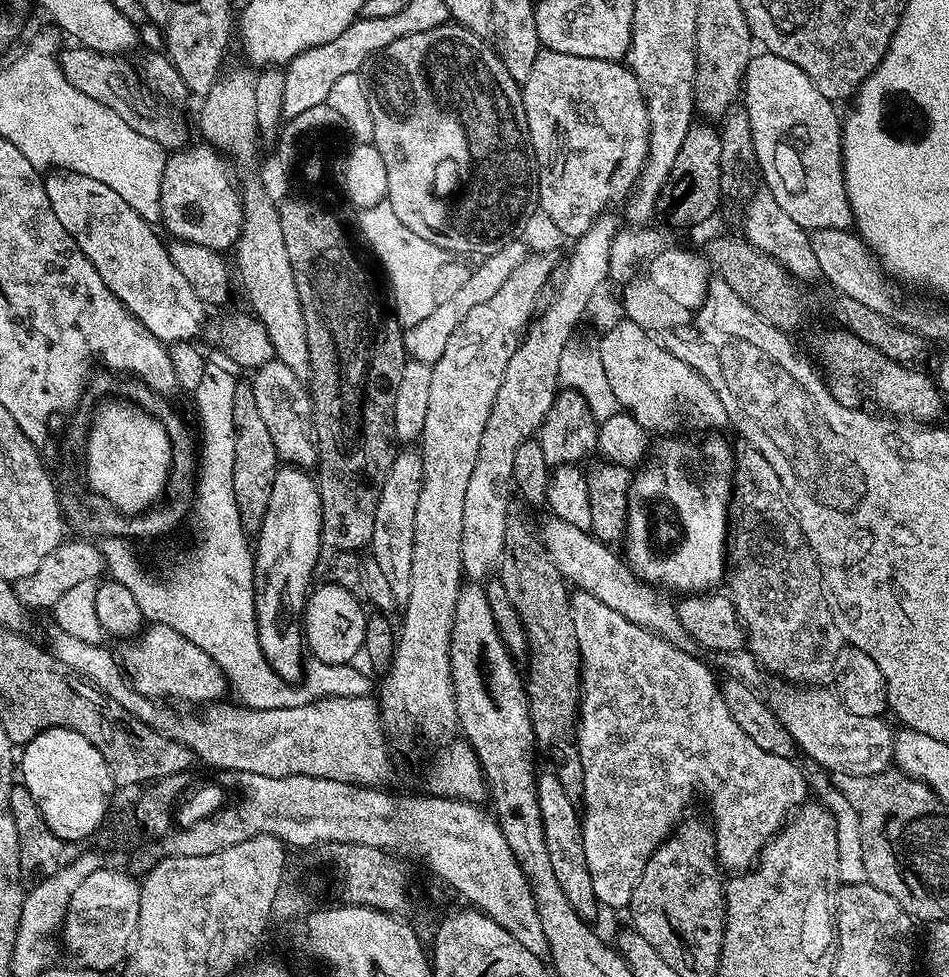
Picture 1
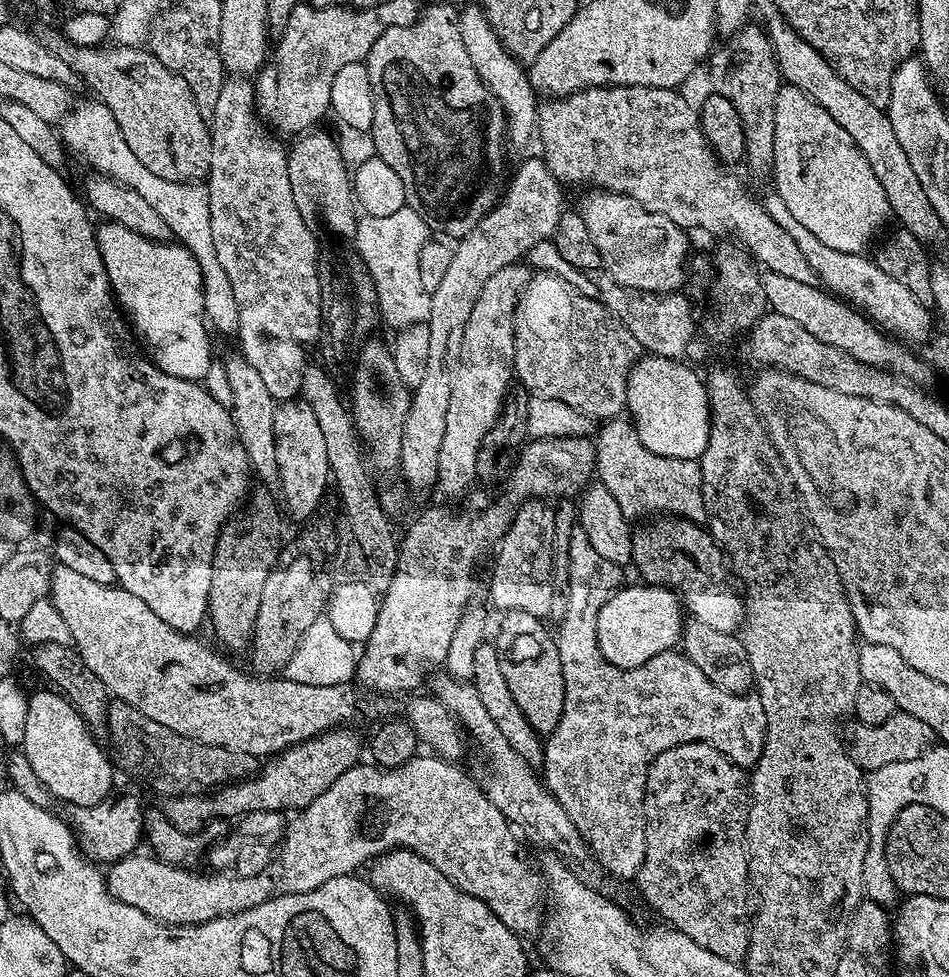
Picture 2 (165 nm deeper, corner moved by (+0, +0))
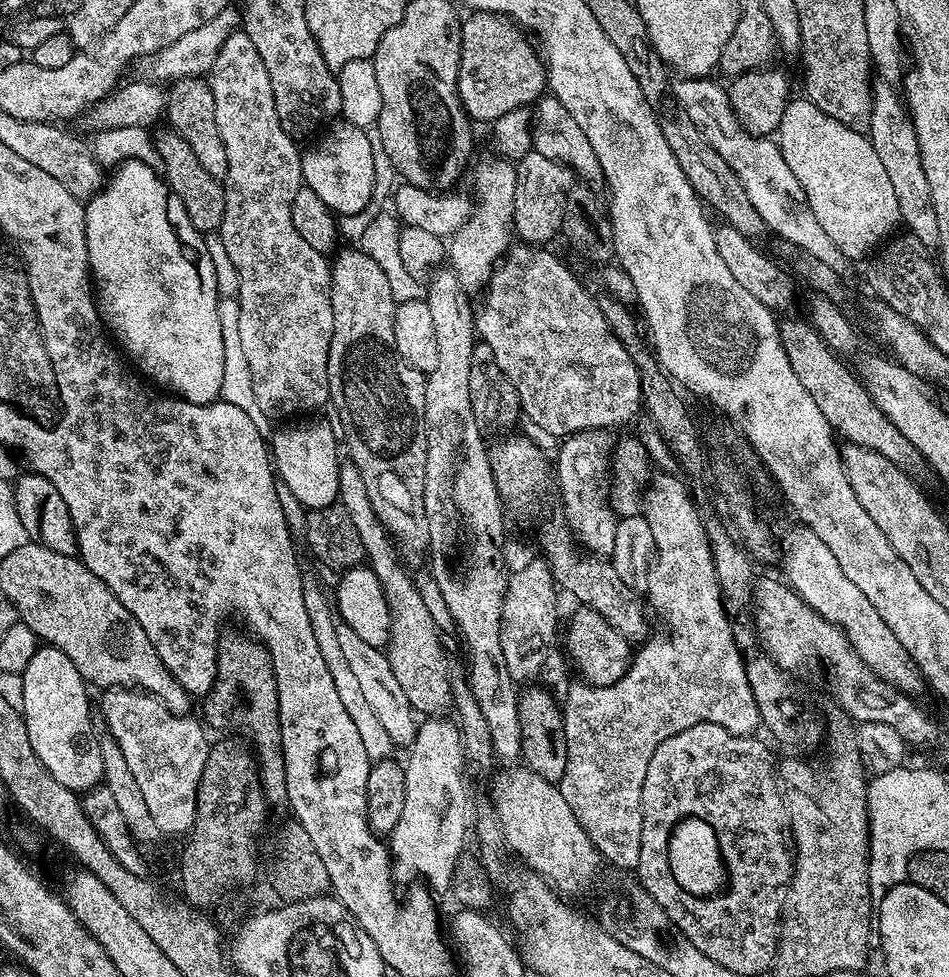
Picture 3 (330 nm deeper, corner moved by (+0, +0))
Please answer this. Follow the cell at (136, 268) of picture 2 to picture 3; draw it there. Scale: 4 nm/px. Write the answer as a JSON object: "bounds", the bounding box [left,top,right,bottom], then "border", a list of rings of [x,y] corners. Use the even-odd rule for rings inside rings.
{"bounds":[84,158,224,404],"border":[[[137,158],[121,163],[113,171],[117,172],[112,181],[109,184],[107,181],[84,204],[88,267],[98,285],[98,307],[115,343],[132,355],[131,363],[136,363],[153,385],[161,384],[156,386],[192,404],[215,404],[222,390],[224,361],[222,326],[218,322],[216,266],[208,258],[197,264],[192,261],[168,213],[170,189],[158,172],[156,177],[155,170],[144,162]]]}

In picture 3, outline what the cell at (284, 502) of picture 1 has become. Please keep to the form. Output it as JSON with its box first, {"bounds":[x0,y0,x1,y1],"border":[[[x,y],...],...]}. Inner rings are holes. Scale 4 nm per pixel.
{"bounds":[270,418,339,510],"border":[[[304,418],[295,421],[295,426],[286,426],[270,438],[270,454],[281,483],[293,491],[301,505],[308,510],[322,509],[339,499],[338,434],[324,420]]]}

